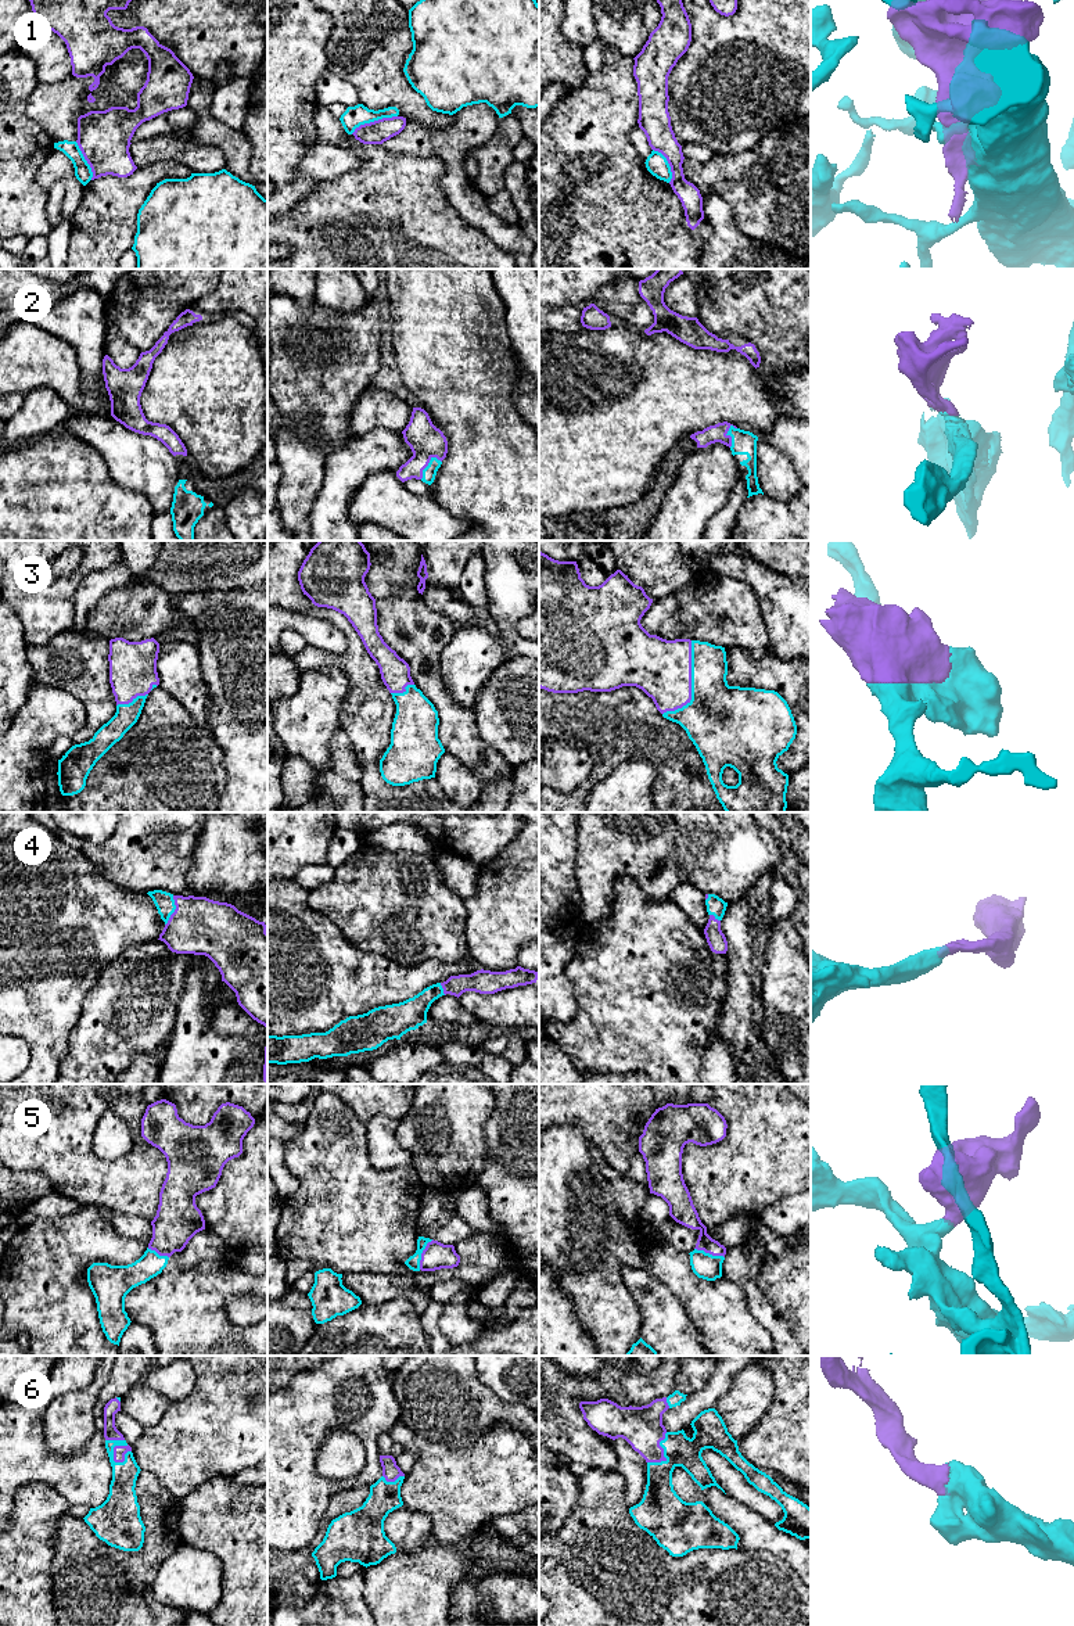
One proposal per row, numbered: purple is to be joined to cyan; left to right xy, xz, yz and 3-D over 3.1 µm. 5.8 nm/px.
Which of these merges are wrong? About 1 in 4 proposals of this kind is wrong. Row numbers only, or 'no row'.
1

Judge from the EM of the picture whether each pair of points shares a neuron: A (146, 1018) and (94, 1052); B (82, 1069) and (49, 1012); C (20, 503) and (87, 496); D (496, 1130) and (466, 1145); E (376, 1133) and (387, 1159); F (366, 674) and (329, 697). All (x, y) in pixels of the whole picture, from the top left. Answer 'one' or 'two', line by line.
A: one
B: two
C: one
D: two
E: one
F: two

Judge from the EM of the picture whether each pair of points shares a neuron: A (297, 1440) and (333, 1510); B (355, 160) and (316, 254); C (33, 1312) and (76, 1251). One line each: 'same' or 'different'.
A: different
B: different
C: same

